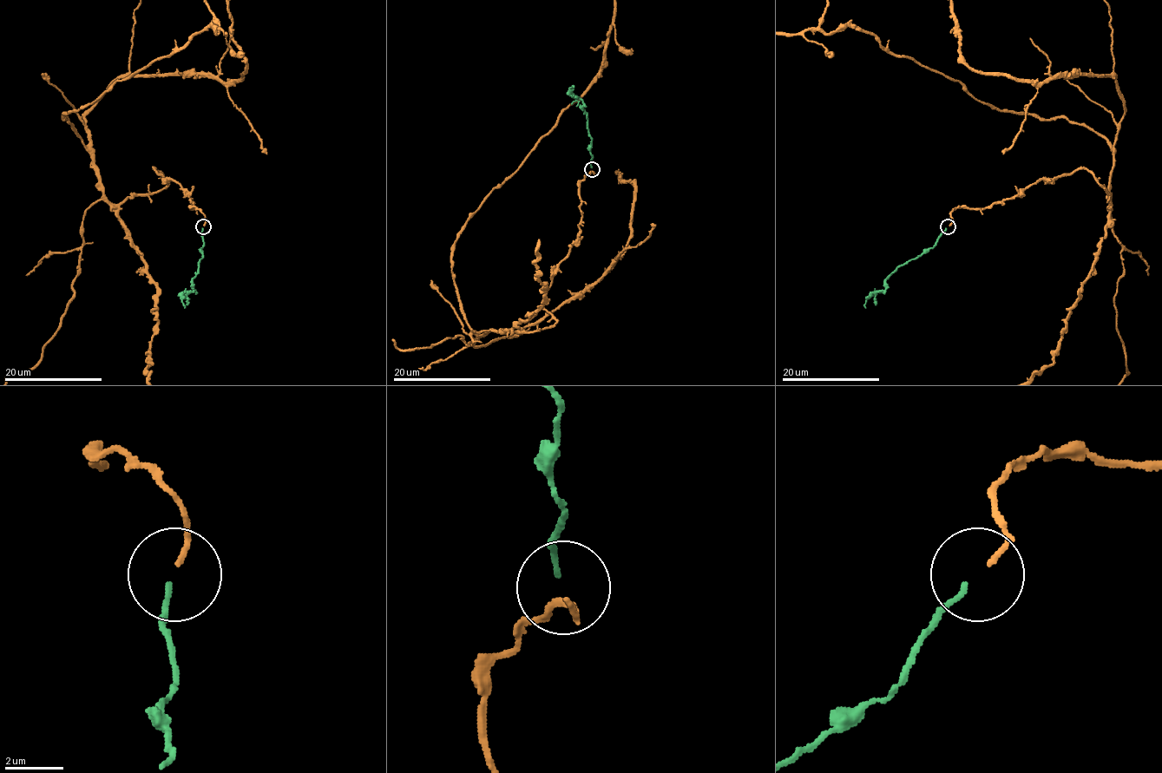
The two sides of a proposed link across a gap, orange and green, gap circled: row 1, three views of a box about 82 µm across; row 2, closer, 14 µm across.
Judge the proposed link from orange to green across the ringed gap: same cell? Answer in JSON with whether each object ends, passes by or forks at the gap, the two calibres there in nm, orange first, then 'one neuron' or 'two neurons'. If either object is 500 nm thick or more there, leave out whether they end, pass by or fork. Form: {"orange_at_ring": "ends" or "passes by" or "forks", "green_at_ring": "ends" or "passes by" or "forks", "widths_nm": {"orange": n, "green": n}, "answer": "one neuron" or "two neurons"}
{"orange_at_ring": "ends", "green_at_ring": "ends", "widths_nm": {"orange": 160, "green": 160}, "answer": "one neuron"}

